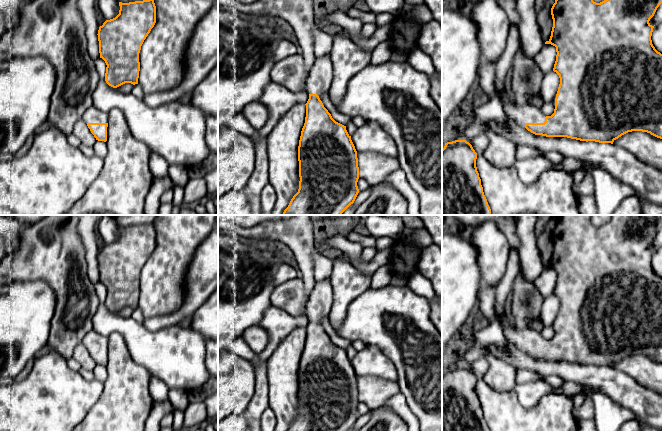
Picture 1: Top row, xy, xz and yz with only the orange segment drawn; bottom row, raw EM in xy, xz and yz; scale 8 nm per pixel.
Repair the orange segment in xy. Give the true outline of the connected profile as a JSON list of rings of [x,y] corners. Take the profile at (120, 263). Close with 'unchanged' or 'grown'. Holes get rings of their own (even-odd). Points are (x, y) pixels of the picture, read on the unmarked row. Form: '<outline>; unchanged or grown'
[[[153,223],[129,227],[119,226],[119,238],[106,244],[98,254],[99,277],[107,291],[106,307],[117,312],[125,307],[138,308],[141,270],[156,247],[156,230]]]; unchanged

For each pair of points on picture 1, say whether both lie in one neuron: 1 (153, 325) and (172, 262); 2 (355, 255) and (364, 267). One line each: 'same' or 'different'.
1: different
2: same

